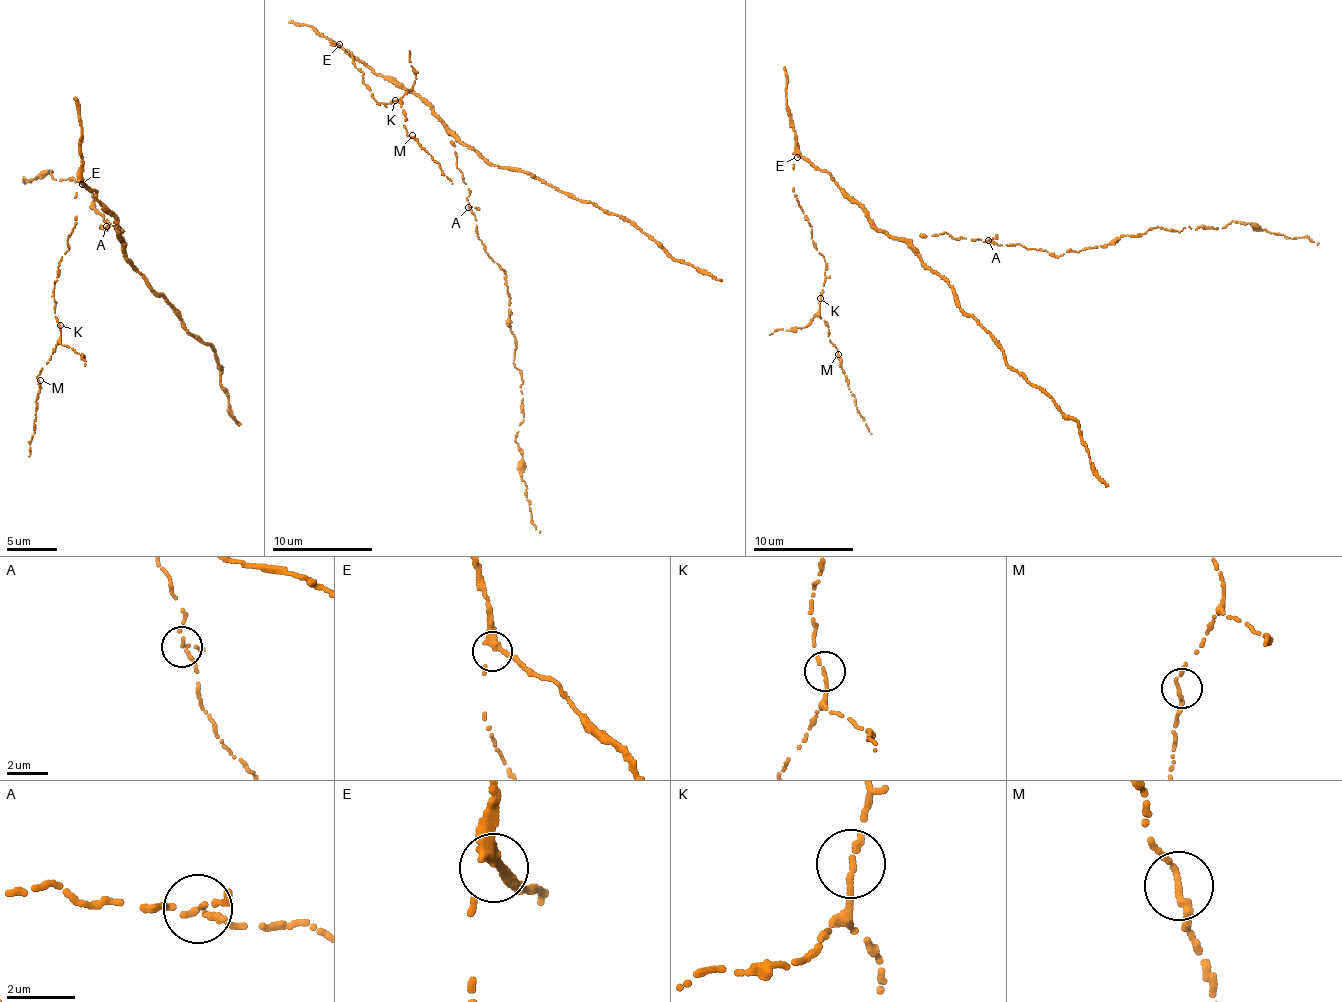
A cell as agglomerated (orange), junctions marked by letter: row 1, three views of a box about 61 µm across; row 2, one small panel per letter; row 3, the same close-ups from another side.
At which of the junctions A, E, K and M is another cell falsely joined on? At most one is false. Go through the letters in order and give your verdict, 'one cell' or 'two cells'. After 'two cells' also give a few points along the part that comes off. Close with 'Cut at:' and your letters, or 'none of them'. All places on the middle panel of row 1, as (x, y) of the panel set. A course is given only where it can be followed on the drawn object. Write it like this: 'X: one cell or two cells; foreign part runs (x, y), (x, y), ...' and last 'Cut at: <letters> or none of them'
A: one cell
E: one cell
K: one cell
M: one cell
Cut at: none of them

